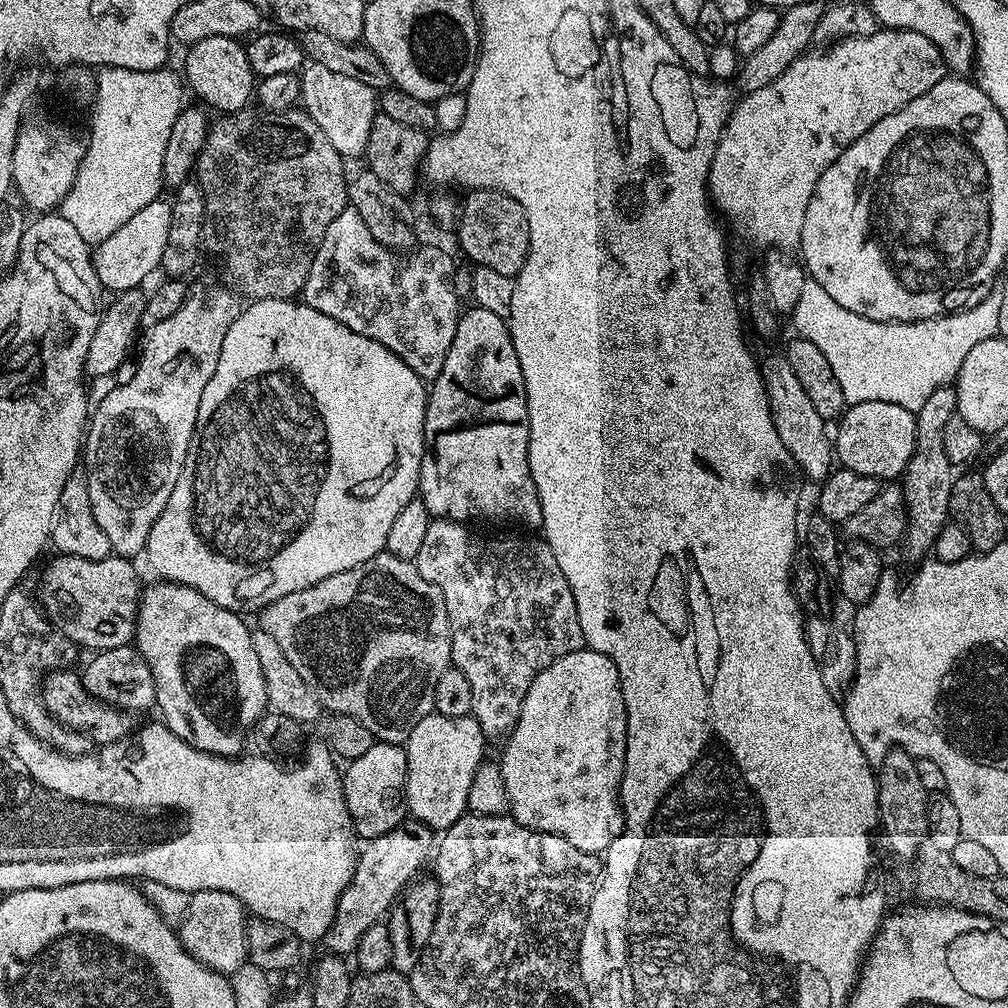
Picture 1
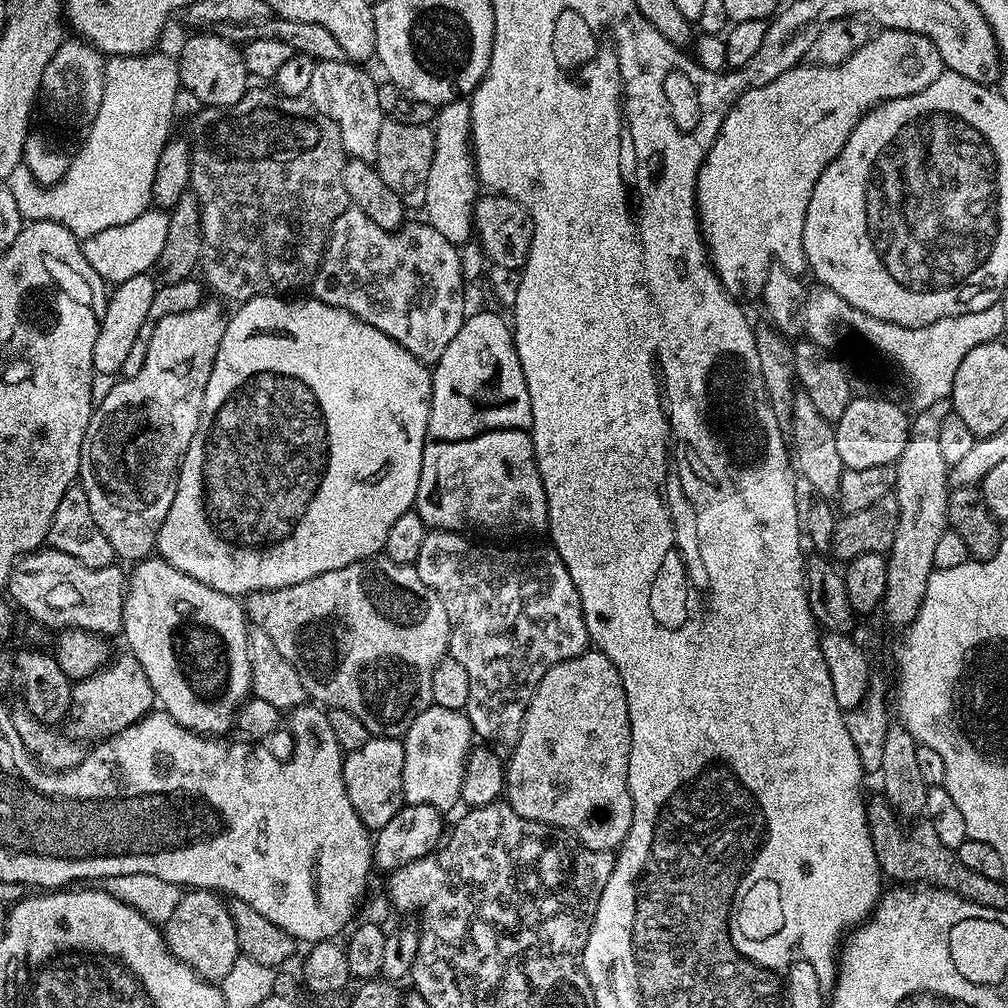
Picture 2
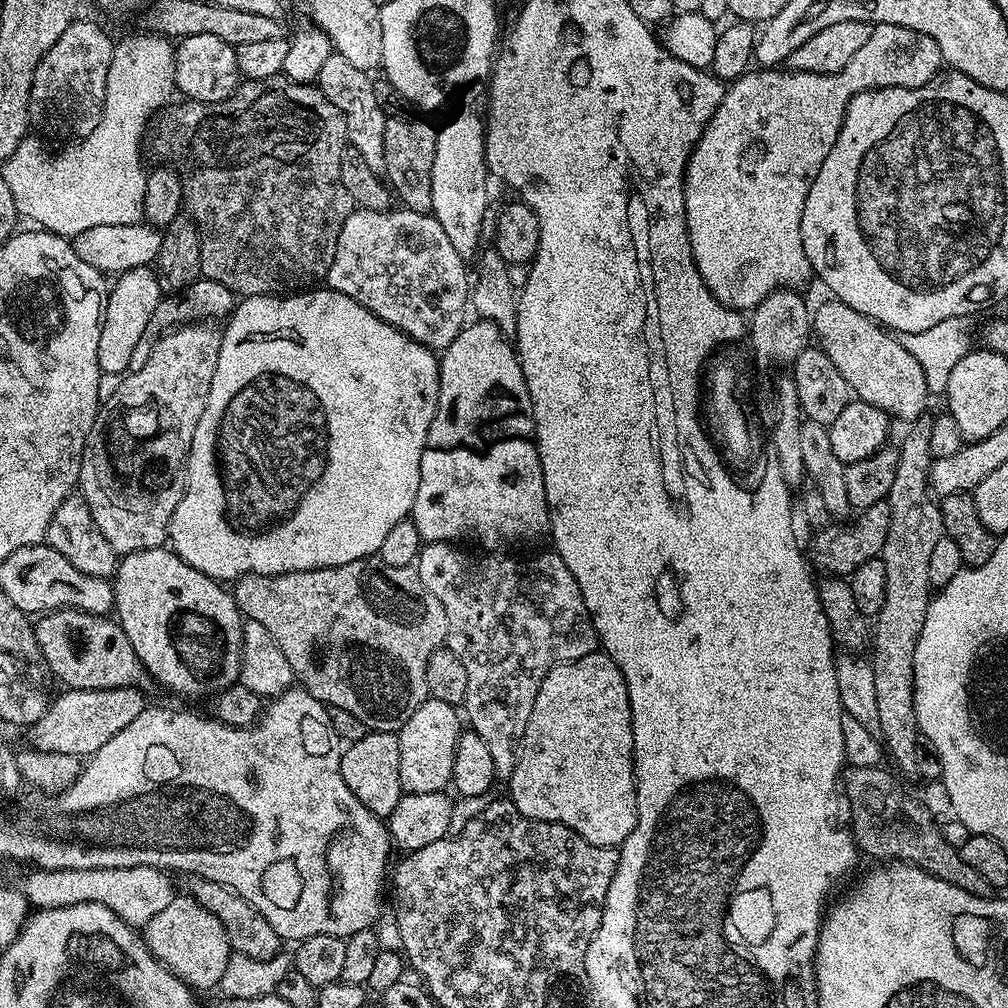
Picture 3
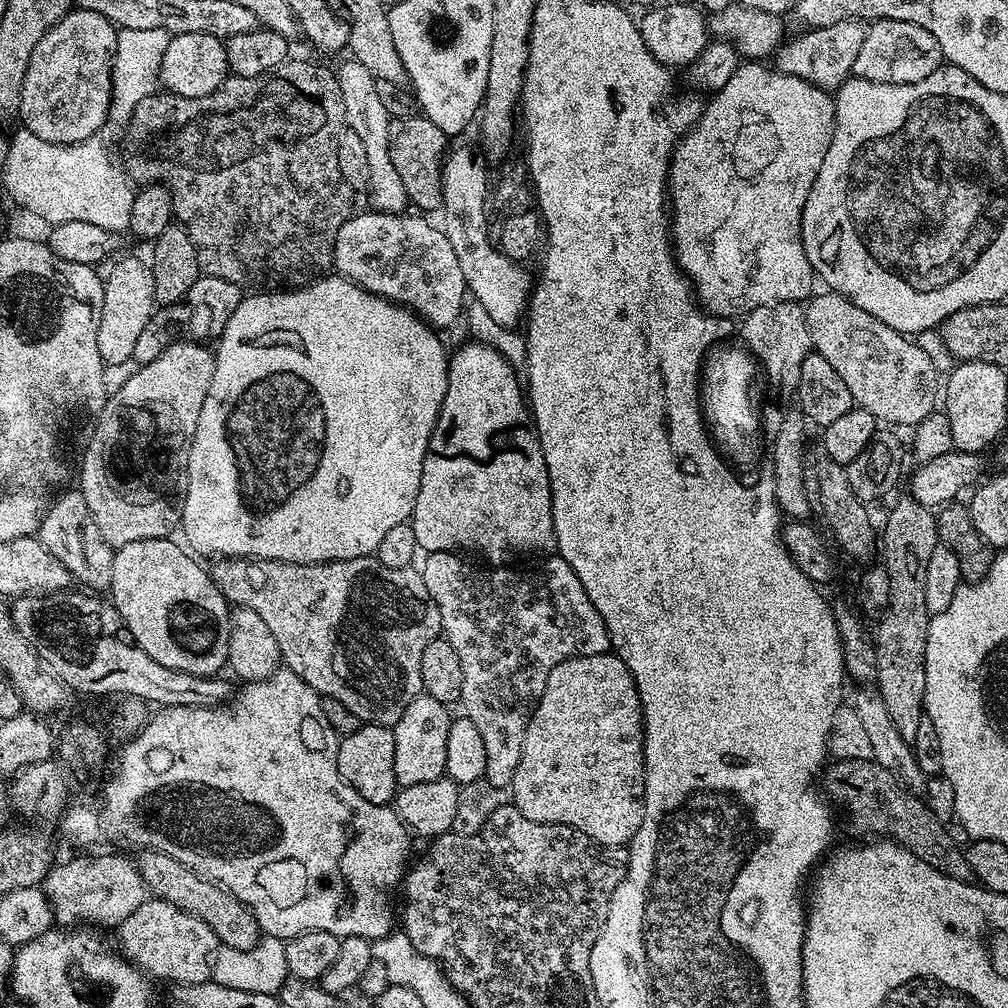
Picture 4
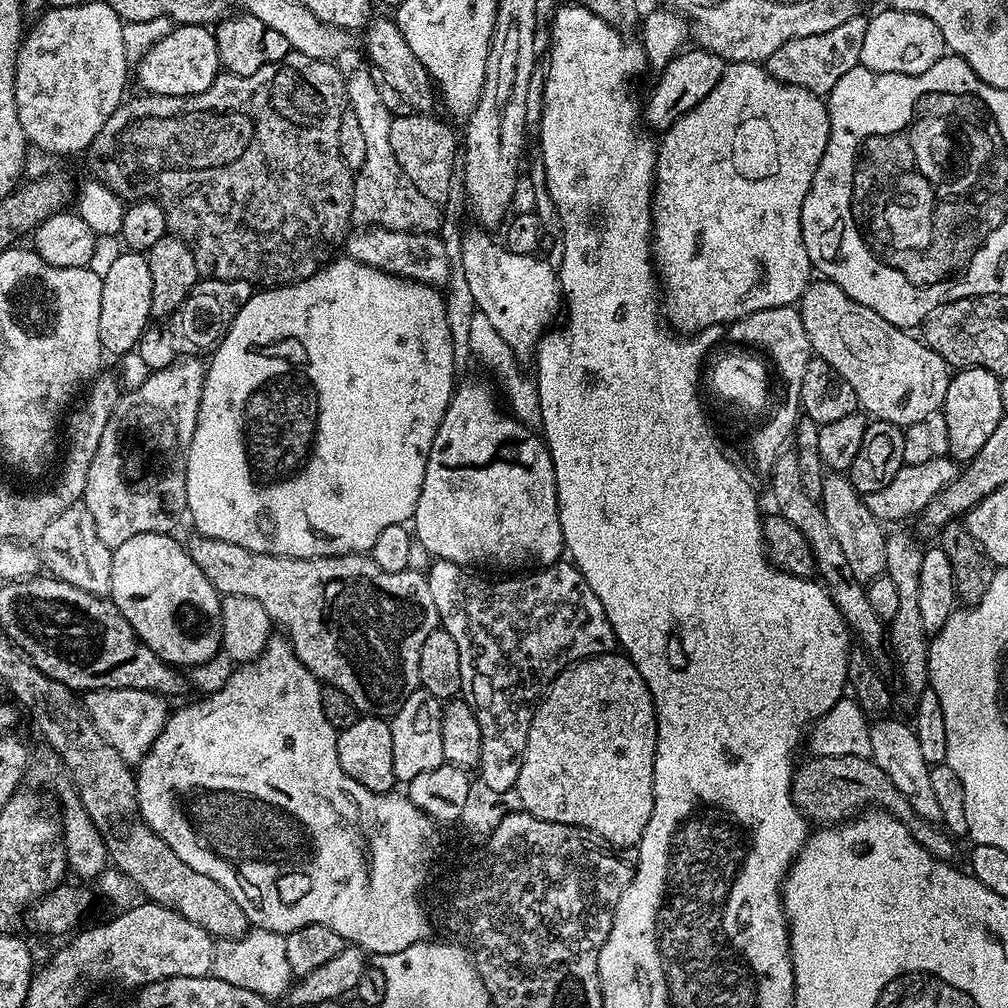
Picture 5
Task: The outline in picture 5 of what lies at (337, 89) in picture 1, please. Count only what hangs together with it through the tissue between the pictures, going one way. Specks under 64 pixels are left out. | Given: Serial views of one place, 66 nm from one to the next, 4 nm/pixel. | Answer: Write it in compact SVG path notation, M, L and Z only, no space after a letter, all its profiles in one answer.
M367 67L347 73L346 104L351 119L352 116L356 119L360 140L364 143L364 161L360 164L360 173L355 173L352 185L351 223L356 226L389 228L392 231L435 233L440 227L441 205L430 202L430 198L422 198L406 174L402 174L394 158L394 150L390 150L390 122L393 115L386 110Z

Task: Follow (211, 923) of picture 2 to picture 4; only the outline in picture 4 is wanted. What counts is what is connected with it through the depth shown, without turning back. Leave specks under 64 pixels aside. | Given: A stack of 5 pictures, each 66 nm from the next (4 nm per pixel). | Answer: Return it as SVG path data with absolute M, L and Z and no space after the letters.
M155 898L144 900L138 910L120 923L118 933L118 948L124 959L149 977L172 980L173 985L201 984L213 979L216 955L222 952L220 940L202 918L194 918L194 914L186 914L178 906Z

